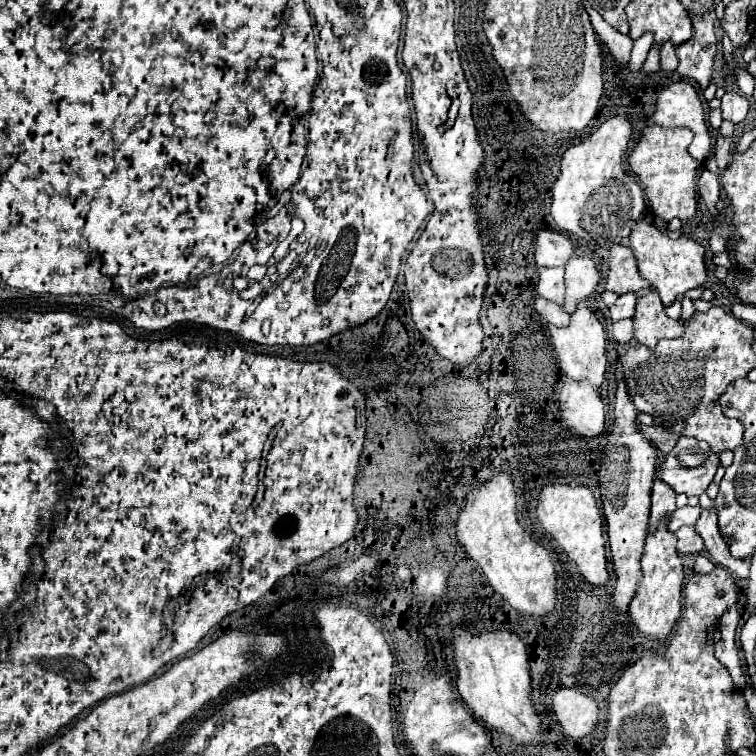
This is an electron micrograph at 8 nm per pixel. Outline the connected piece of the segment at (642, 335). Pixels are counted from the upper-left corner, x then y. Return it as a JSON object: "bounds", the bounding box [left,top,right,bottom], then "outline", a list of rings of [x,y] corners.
{"bounds":[633,293,683,349],"outline":[[[649,293],[637,299],[637,311],[633,317],[635,339],[639,345],[655,349],[661,339],[676,339],[683,335],[683,325],[665,313],[665,305],[657,293]]]}

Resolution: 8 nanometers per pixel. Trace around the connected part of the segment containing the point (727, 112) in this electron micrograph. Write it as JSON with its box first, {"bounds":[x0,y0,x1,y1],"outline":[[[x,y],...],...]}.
{"bounds":[721,91,749,123],"outline":[[[729,91],[723,95],[721,99],[721,109],[723,109],[723,119],[729,119],[733,123],[739,123],[745,119],[747,109],[749,109],[749,101],[745,97],[741,97],[735,91]]]}

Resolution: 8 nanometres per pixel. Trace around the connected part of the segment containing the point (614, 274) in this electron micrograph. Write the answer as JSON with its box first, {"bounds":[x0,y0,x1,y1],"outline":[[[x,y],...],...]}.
{"bounds":[605,245,651,295],"outline":[[[613,245],[605,289],[623,295],[629,291],[641,291],[645,287],[651,287],[651,283],[645,283],[645,279],[641,279],[633,251],[625,245]]]}

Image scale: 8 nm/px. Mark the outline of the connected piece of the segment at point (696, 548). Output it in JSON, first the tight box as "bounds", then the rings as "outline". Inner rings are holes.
{"bounds":[677,527,705,553],"outline":[[[681,527],[677,531],[677,551],[679,553],[701,553],[705,549],[705,545],[701,543],[701,537],[697,535],[697,531],[693,531],[693,527]]]}

